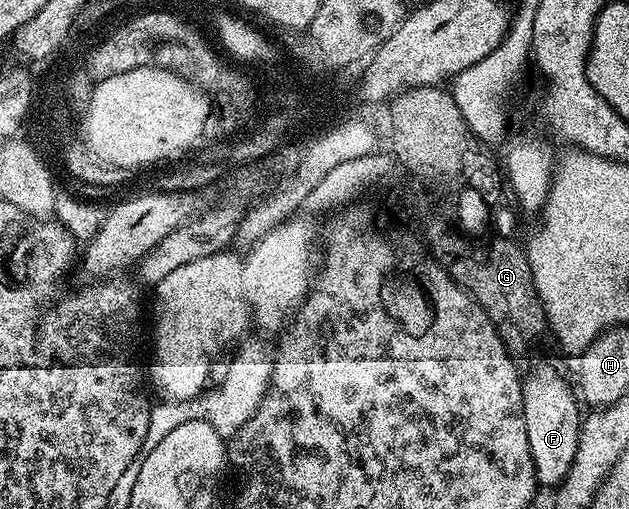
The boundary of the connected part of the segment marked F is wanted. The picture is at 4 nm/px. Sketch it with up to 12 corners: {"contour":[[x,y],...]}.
{"contour":[[552,364],[523,377],[537,485],[563,484],[578,454],[578,396]]}

